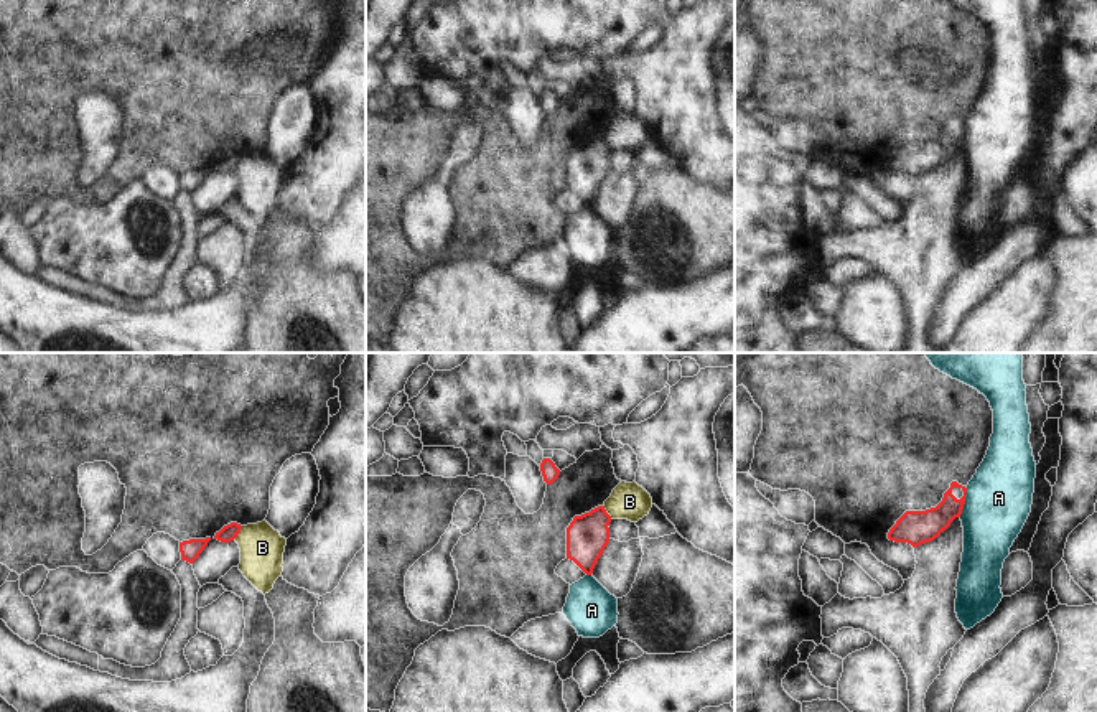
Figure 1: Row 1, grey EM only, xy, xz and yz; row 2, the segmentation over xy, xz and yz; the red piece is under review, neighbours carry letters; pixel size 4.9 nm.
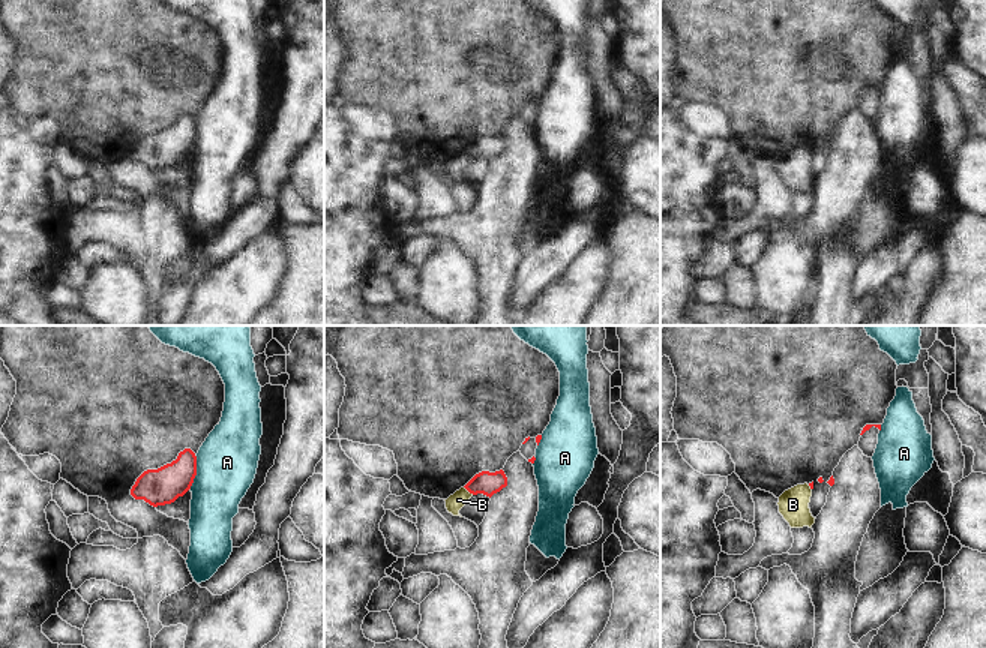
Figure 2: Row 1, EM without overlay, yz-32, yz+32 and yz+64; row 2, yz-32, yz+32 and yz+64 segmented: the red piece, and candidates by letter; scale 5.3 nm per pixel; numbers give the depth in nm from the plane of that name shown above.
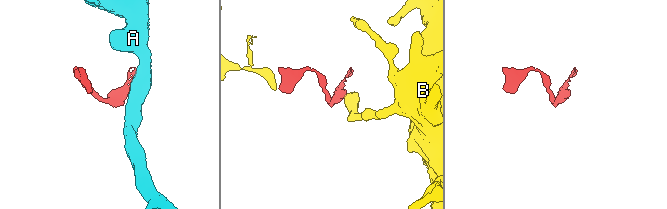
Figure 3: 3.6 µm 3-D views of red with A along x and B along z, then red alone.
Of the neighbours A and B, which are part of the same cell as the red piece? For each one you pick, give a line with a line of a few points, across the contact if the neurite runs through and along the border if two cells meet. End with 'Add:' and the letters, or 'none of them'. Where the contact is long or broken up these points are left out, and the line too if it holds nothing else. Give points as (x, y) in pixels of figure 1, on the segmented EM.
Add: none of them

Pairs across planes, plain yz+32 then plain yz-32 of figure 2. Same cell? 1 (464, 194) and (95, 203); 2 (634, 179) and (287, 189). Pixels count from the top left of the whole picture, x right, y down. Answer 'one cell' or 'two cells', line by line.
1: two cells
2: two cells

